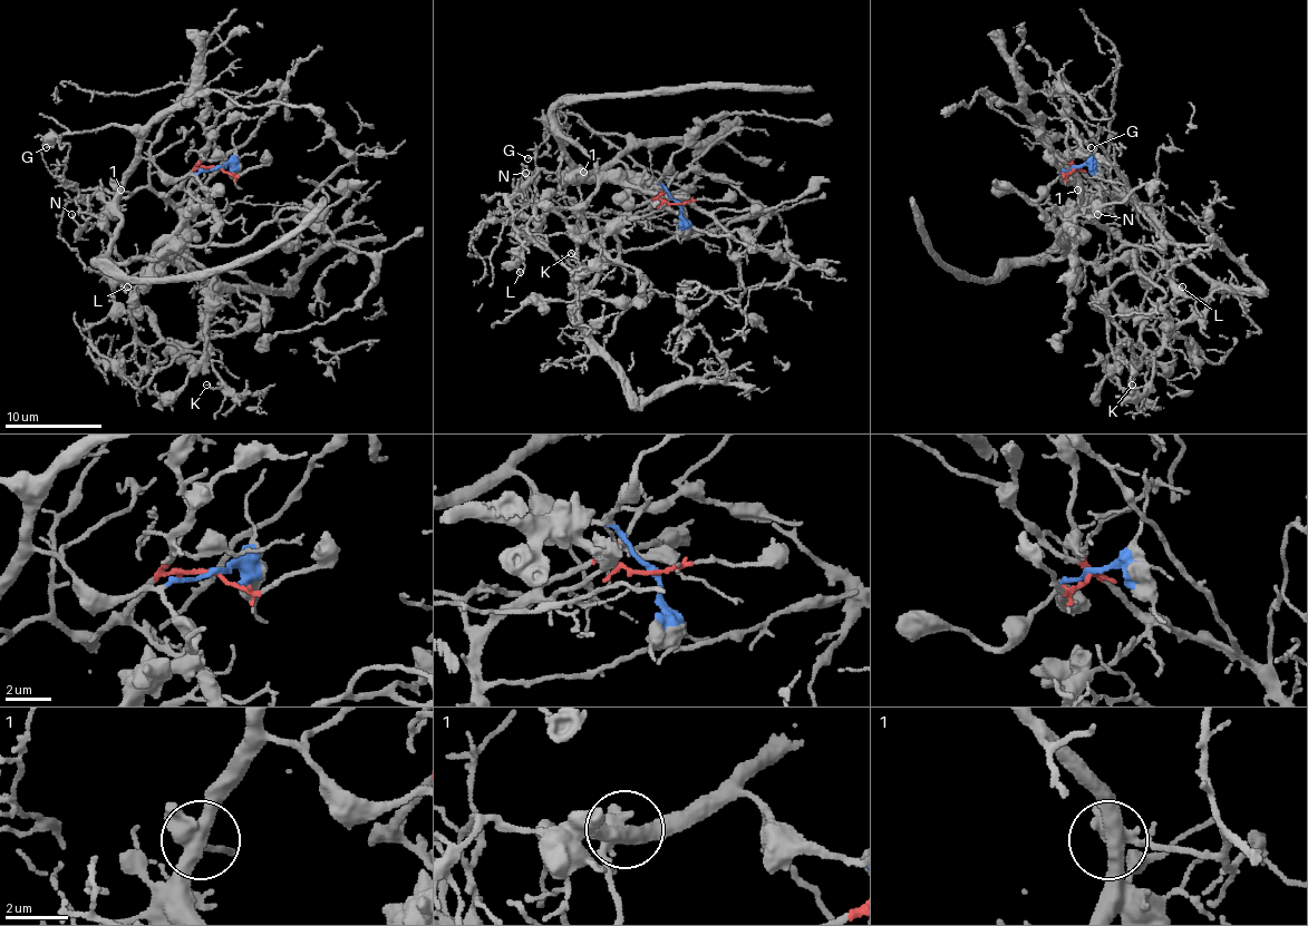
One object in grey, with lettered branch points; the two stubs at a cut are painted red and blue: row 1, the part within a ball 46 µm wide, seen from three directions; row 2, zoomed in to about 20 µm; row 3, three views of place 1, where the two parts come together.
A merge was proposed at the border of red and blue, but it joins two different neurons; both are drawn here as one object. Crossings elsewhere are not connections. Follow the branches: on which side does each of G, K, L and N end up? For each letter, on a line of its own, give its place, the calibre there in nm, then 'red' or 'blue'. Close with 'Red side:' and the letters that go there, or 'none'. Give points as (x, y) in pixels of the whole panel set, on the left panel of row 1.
G: place (46, 147); calibre 170 nm; blue
K: place (206, 384); calibre 140 nm; red
L: place (127, 286); calibre 100 nm; red
N: place (71, 214); calibre 130 nm; blue
Red side: K, L

